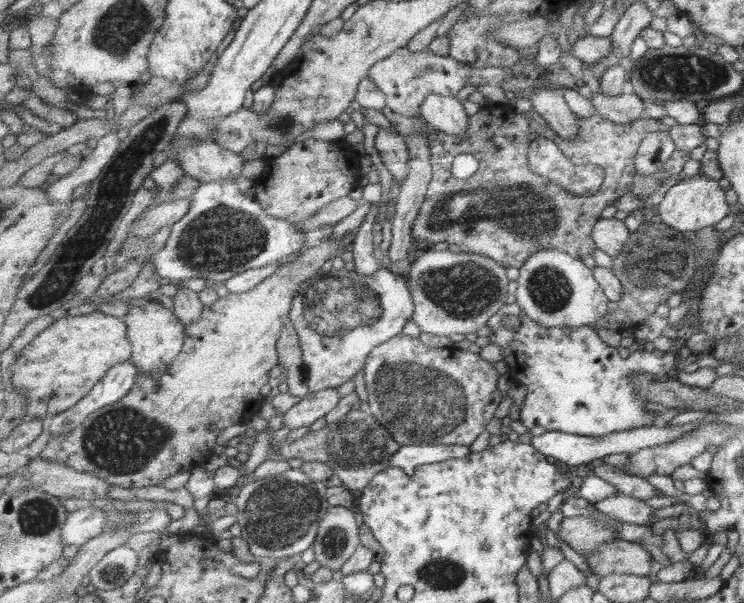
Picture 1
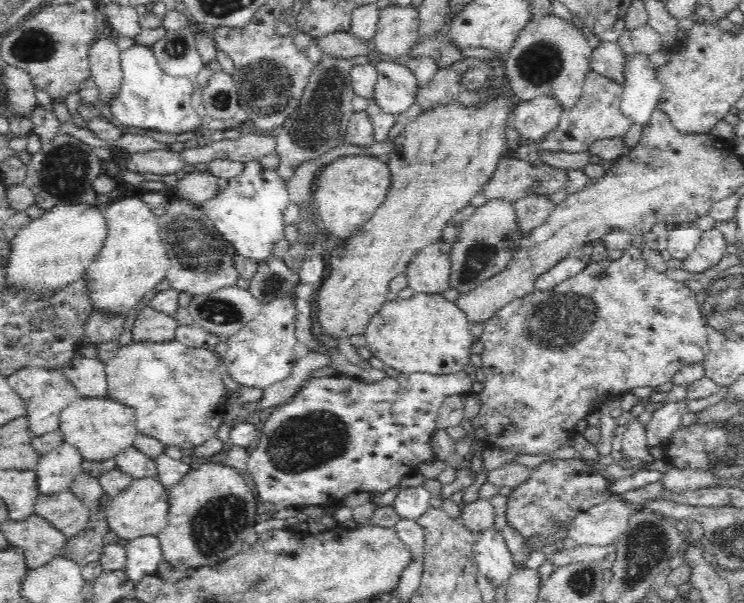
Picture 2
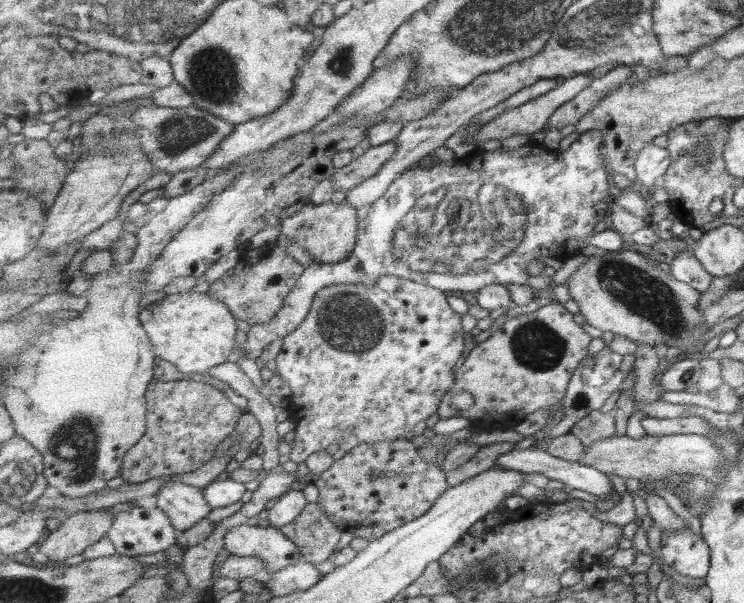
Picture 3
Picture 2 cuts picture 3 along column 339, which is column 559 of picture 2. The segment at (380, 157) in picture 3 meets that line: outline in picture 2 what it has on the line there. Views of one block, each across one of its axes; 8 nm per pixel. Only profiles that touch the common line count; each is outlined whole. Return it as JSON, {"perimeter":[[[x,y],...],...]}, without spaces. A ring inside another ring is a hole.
{"perimeter":[[[512,155],[501,158],[493,177],[481,190],[488,201],[500,200],[504,203],[515,203],[530,195],[551,195],[566,188],[568,175],[565,169],[559,169],[550,165],[532,165],[528,162],[515,159]]]}

